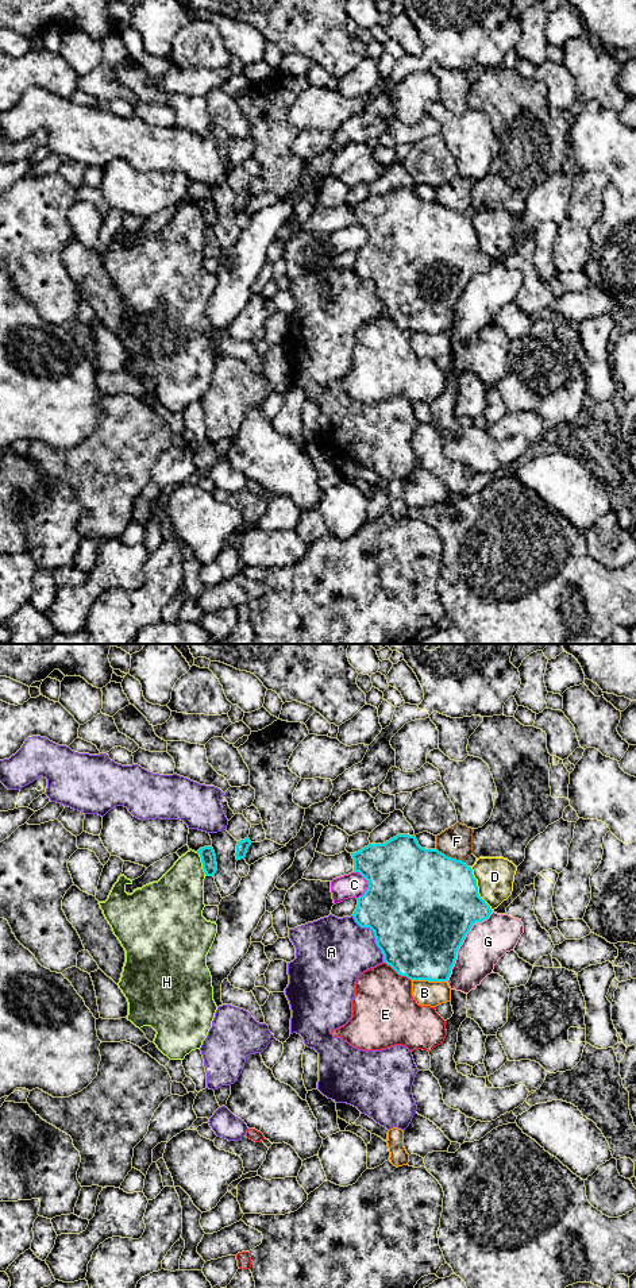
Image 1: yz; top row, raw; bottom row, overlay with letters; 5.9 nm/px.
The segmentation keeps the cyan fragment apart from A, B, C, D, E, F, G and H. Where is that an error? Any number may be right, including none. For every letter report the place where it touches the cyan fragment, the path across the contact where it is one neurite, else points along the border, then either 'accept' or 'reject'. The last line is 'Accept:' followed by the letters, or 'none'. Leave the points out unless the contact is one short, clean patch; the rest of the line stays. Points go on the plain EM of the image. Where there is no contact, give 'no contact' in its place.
A: meets cyan in yz at (374, 288); reject
B: meets cyan in yz at (430, 332); reject
C: meets cyan in yz at (369, 236); reject
D: meets cyan in yz at (477, 240); reject
E: meets cyan in yz at (397, 324); reject
F: meets cyan in yz at (450, 209); reject
G: meets cyan in yz at (462, 293); reject
H: meets cyan in yz at (201, 213); border along yz (196, 204), (205, 226); reject
Accept: none

